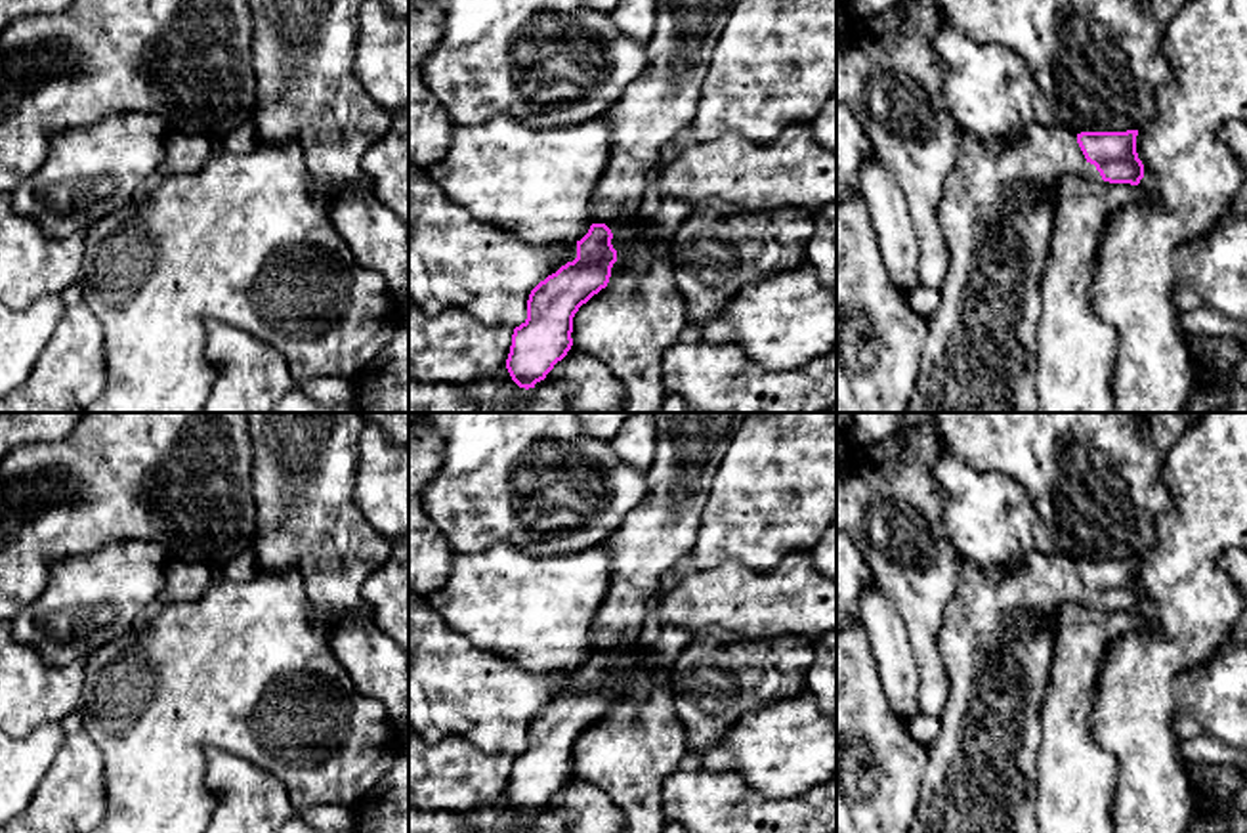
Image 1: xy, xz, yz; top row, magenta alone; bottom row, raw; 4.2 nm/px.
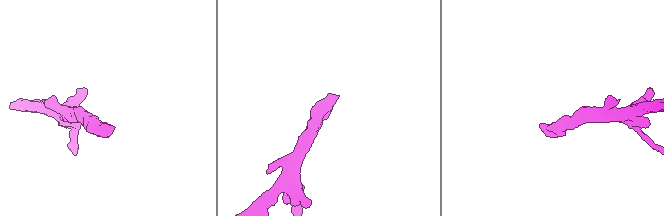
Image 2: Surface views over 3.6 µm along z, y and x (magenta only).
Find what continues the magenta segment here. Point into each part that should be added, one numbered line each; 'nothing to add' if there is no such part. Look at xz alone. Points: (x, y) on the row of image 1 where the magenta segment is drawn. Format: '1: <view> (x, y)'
1: xz (661, 102)

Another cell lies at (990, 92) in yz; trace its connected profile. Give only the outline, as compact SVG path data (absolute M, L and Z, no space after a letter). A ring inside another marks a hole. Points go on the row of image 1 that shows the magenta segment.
M941 13L934 52L949 67L941 96L961 132L1008 143L1033 124L1056 126L1025 61L1001 44L976 44Z

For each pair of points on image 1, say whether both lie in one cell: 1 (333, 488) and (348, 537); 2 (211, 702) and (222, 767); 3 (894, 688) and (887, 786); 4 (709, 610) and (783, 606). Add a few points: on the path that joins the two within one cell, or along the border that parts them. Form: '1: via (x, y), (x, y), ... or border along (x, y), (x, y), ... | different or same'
1: via (333, 499), (333, 522), (337, 526) | same
2: border along (205, 753), (228, 751), (262, 768) | different
3: border along (877, 667), (883, 696), (906, 723) | different
4: via (728, 610), (764, 606) | same

